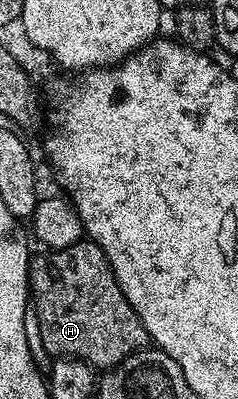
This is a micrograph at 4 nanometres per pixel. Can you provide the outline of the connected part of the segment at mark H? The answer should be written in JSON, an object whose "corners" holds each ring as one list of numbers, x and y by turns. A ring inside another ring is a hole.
{"corners":[[80,240,62,250,42,253,38,258,36,255,29,263,29,292,32,309,37,309,37,318,41,321,39,341,43,348,47,348,49,355,54,359,78,358,104,372,112,370,127,356,136,354,138,350,146,349,150,345,149,333,143,328,135,308,127,304,107,256,94,242]]}

